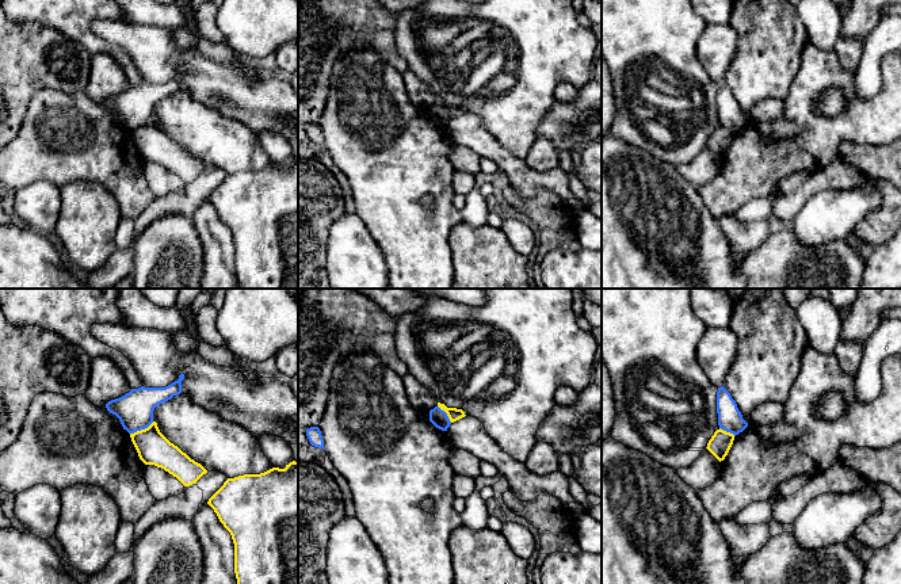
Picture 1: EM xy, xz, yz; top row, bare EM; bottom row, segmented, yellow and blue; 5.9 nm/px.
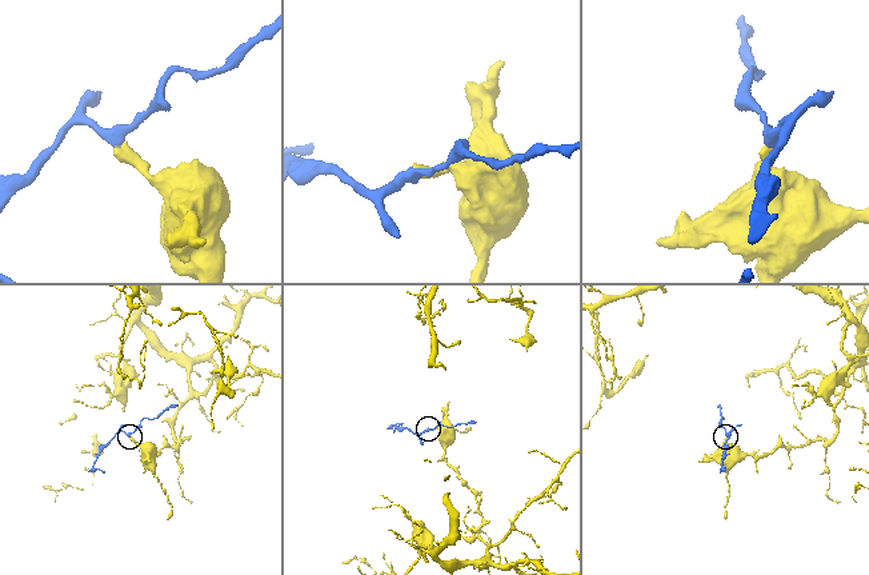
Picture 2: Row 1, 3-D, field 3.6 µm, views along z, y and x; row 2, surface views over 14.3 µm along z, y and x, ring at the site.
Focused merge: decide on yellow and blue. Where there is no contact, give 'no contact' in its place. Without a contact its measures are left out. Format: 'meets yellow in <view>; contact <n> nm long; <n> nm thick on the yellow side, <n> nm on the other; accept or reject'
meets yellow in xy; contact 160 nm long; 190 nm thick on the yellow side, 220 nm on the other; reject

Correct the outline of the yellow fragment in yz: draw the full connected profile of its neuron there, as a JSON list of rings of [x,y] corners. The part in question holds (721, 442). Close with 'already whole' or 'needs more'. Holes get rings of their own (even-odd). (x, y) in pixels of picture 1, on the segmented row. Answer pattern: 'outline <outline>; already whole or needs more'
outline [[[717,430],[707,443],[707,450],[721,462],[728,455],[734,440],[734,435],[724,430]]]; already whole

